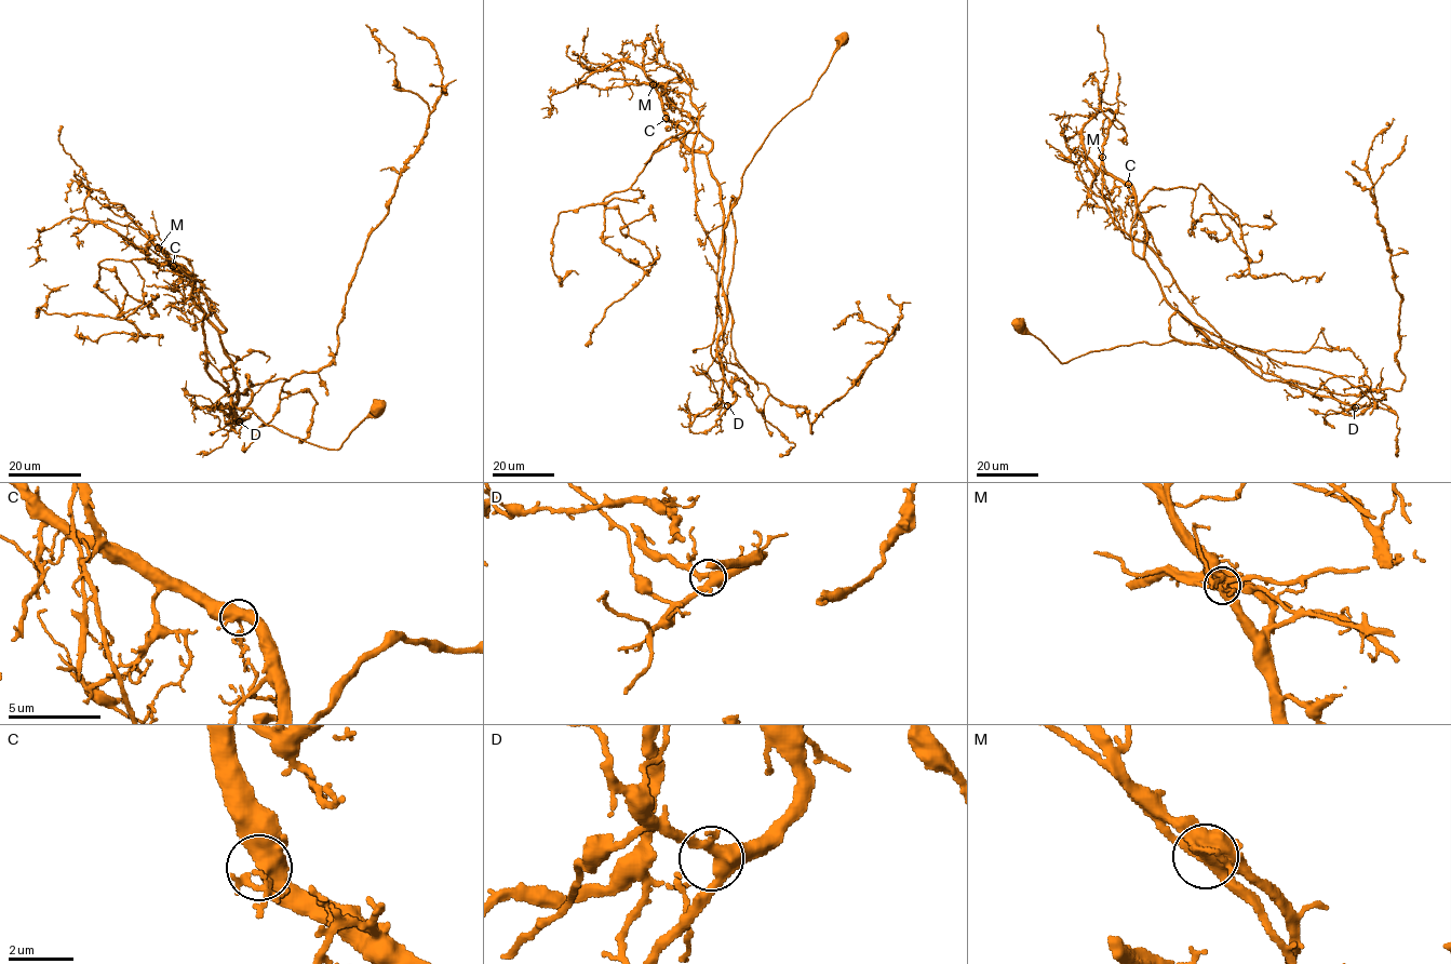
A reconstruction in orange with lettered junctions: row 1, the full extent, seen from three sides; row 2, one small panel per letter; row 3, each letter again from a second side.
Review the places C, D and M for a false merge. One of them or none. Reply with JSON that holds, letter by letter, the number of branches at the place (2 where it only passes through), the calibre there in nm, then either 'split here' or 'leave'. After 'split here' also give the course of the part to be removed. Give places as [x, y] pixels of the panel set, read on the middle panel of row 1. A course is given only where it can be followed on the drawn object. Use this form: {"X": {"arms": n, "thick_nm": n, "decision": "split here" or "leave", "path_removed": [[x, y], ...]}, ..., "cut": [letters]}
{"C": {"arms": 4, "thick_nm": 550, "decision": "leave"}, "D": {"arms": 4, "thick_nm": 400, "decision": "leave"}, "M": {"arms": 4, "thick_nm": 500, "decision": "split here", "path_removed": [[653, 84], [699, 114], [717, 255], [735, 198], [735, 358], [810, 431], [888, 335], [858, 312], [833, 329]]}, "cut": ["M"]}

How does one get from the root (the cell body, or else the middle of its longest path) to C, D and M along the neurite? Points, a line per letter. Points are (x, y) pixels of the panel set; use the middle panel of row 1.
C: (843, 40), (811, 94), (746, 169), (717, 255), (697, 215), (693, 156), (680, 155), (683, 130), (666, 118)
D: (843, 40), (811, 94), (773, 128), (746, 169), (723, 230), (716, 352), (735, 397), (727, 405)
M: (843, 40), (811, 94), (773, 128), (746, 169), (717, 255), (696, 211), (699, 112), (688, 94), (653, 84)

